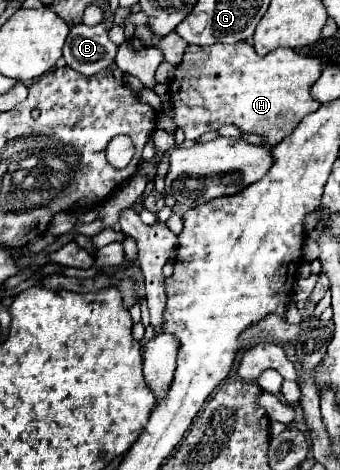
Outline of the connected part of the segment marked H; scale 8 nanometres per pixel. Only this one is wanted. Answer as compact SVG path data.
M247 42L213 44L207 48L187 46L183 62L177 66L175 78L169 84L175 124L185 132L187 140L233 124L241 132L261 136L273 148L309 112L321 106L309 92L321 72L323 64L319 58L303 56L291 48L279 48L267 56L259 56Z

